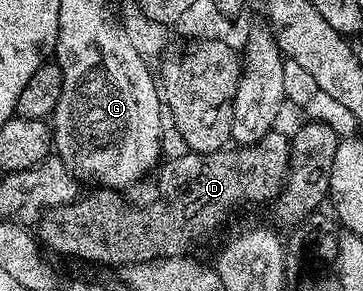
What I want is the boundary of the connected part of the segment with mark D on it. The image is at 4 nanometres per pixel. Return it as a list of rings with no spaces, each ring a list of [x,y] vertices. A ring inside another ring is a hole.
[[[280,129],[269,131],[266,137],[251,145],[242,145],[236,151],[223,149],[208,154],[184,153],[176,163],[176,175],[184,179],[184,187],[168,183],[164,196],[153,201],[149,207],[131,207],[123,203],[116,193],[96,193],[89,199],[77,198],[76,202],[63,207],[55,207],[39,216],[40,235],[38,239],[45,248],[69,255],[72,259],[86,259],[92,263],[102,263],[106,267],[123,269],[136,263],[152,263],[156,259],[179,259],[187,256],[188,251],[199,239],[204,239],[239,203],[264,203],[274,201],[288,182],[288,166],[292,145],[289,136]]]

